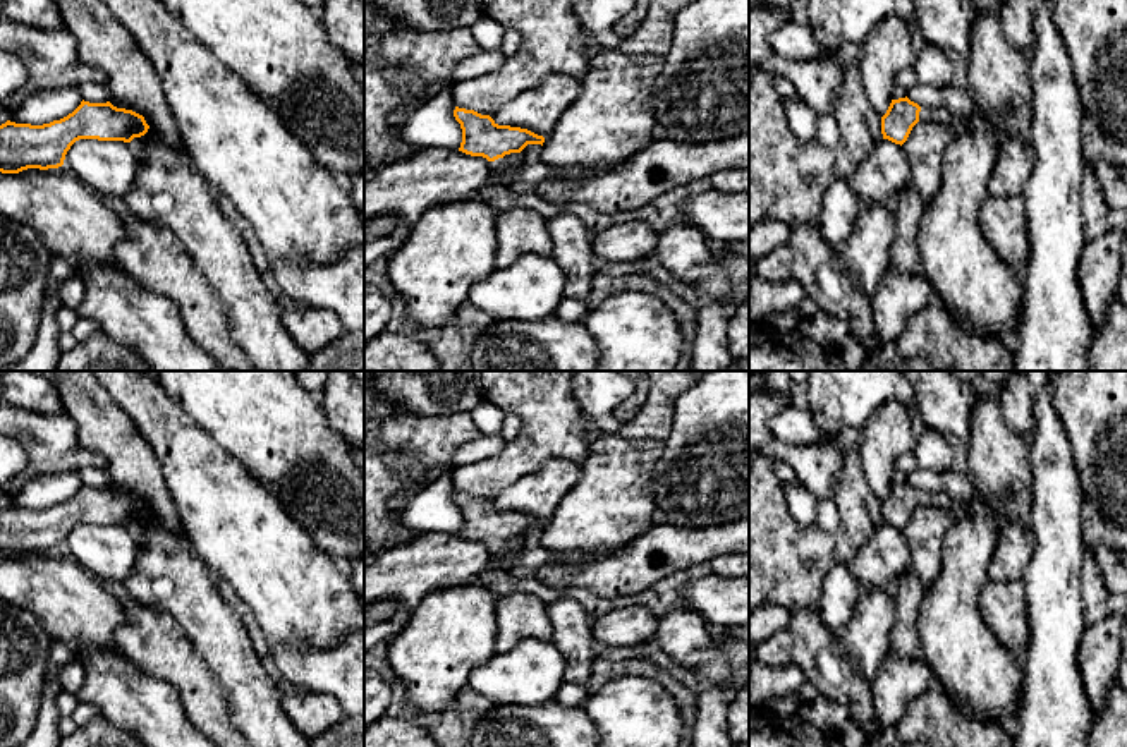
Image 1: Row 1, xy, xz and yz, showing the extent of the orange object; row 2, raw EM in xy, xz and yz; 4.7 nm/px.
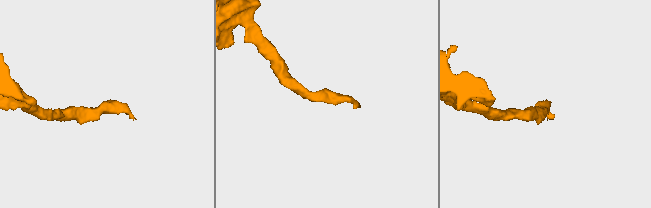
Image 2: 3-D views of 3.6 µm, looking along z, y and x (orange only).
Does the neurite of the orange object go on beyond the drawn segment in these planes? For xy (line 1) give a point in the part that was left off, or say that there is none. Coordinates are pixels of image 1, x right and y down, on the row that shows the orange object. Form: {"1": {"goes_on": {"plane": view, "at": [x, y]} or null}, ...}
{"1": {"goes_on": null}}

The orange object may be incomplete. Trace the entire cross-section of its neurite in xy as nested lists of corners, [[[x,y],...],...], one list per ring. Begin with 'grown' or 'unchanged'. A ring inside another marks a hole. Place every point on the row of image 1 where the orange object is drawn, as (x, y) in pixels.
unchanged | [[[110,101],[81,105],[60,120],[43,125],[0,125],[0,172],[19,173],[27,168],[58,168],[70,146],[79,139],[131,143],[148,132],[144,117]]]

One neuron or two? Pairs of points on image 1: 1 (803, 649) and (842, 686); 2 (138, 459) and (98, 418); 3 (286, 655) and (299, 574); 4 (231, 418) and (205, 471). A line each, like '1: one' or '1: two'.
1: one
2: one
3: two
4: two

